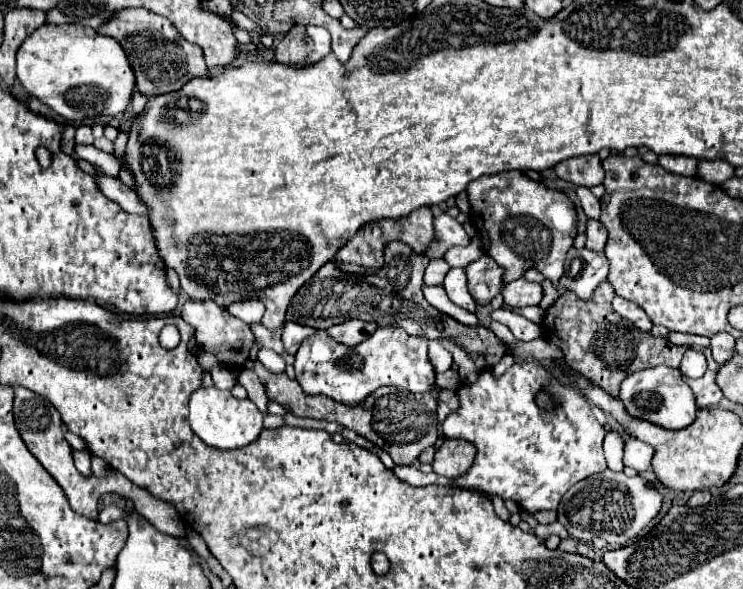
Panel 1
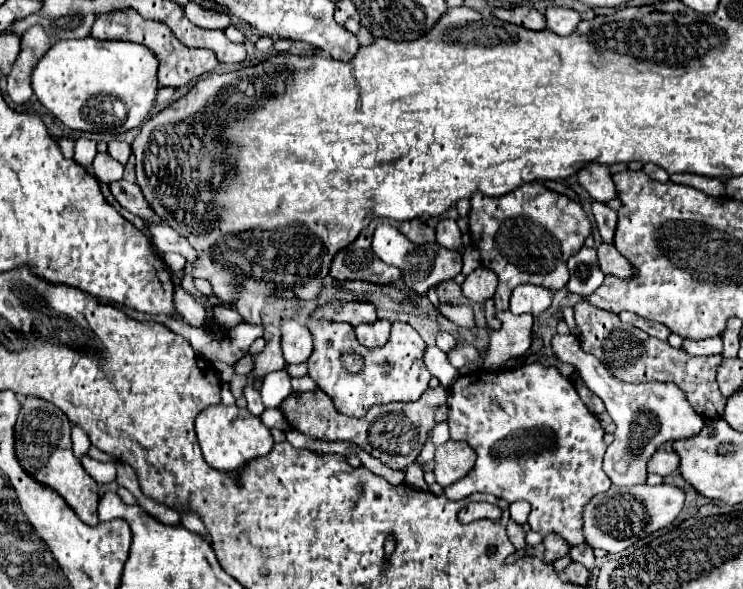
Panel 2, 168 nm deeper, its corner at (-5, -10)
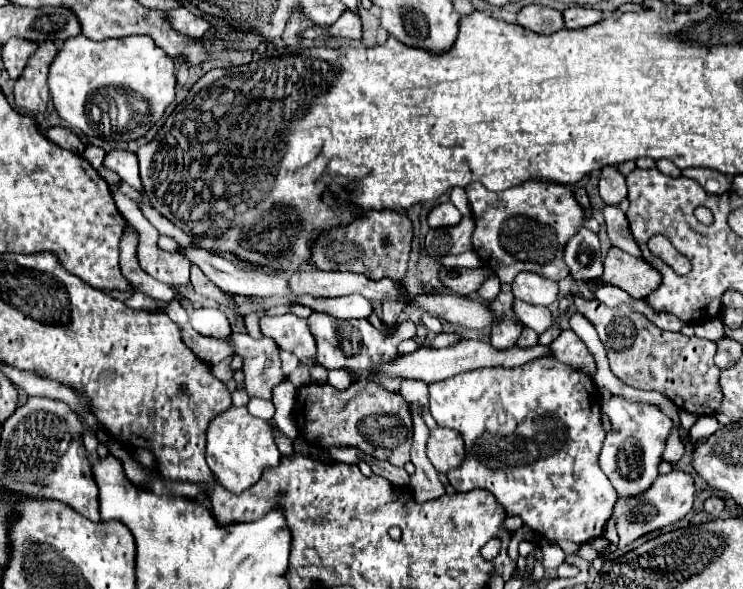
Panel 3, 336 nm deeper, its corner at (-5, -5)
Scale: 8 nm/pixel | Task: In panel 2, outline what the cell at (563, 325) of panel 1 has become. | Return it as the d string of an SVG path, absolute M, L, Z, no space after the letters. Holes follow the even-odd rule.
M582 300L574 306L574 314L576 314L576 324L580 328L580 334L582 334L582 338L580 338L582 348L588 354L602 360L604 364L608 364L610 372L616 378L620 378L624 382L632 382L632 384L652 382L652 380L672 382L678 388L682 388L690 406L700 416L706 416L708 420L722 418L726 398L722 396L722 392L716 384L716 368L722 362L720 354L690 356L684 348L672 348L666 340L652 338L646 332L620 322L620 318L614 312L600 310L592 304L586 304L586 300Z

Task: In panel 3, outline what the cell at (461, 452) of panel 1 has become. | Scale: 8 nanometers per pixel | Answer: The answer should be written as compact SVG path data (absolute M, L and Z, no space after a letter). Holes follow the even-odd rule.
M434 429L428 437L428 459L438 473L448 473L454 467L460 467L466 455L464 439L454 429Z

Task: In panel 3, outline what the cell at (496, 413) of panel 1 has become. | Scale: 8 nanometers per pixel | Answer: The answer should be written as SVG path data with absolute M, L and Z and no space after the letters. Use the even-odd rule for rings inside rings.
M538 357L538 359L532 359L530 363L520 365L520 367L484 367L478 371L466 371L462 375L456 375L454 379L446 379L442 383L434 383L434 385L430 383L430 413L432 413L432 417L436 419L436 423L440 427L450 427L450 429L460 431L460 435L464 437L464 443L466 443L464 463L448 473L450 485L456 491L472 491L478 487L492 491L494 497L498 499L498 503L504 505L508 515L522 517L522 521L526 525L530 525L534 531L538 531L548 541L568 539L568 541L574 541L576 545L582 545L582 543L590 543L592 539L600 537L604 533L604 525L610 519L610 511L612 511L614 499L618 495L616 495L610 479L598 467L598 453L602 449L606 433L604 433L602 421L600 421L600 403L598 403L596 391L598 391L598 387L592 383L590 375L576 371L570 365L564 365L554 357Z

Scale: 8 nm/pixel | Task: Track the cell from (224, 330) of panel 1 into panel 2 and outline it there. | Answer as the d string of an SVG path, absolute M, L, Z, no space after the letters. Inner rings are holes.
M176 294L174 300L182 302L182 304L178 304L178 312L190 326L204 326L206 324L204 306L198 300L194 300L190 294Z

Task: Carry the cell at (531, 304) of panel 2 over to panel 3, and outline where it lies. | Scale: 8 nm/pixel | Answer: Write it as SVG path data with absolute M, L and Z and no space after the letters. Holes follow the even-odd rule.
M520 273L512 283L516 299L530 305L552 305L558 299L558 283L534 273Z

